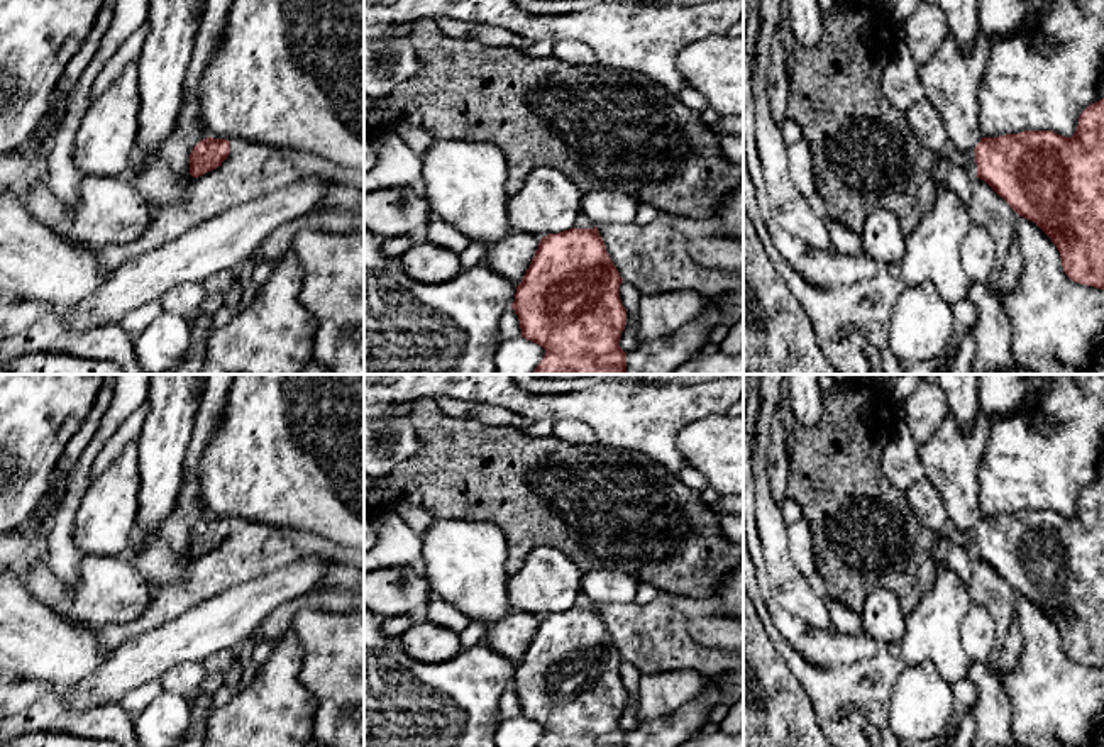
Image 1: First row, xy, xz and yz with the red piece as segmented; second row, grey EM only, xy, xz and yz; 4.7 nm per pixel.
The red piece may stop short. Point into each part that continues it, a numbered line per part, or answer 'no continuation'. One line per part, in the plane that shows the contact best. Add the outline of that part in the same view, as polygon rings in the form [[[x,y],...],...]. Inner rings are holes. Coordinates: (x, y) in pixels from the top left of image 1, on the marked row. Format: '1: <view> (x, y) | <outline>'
1: yz (923, 119) | [[[926,98],[913,105],[906,112],[906,119],[925,147],[967,168],[972,176],[977,176],[975,152],[963,152],[953,146],[940,115]]]

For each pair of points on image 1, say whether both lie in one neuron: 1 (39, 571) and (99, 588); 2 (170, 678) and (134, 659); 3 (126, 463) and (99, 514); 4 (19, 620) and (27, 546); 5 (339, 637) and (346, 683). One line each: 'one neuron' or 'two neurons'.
1: one neuron
2: two neurons
3: one neuron
4: two neurons
5: one neuron

